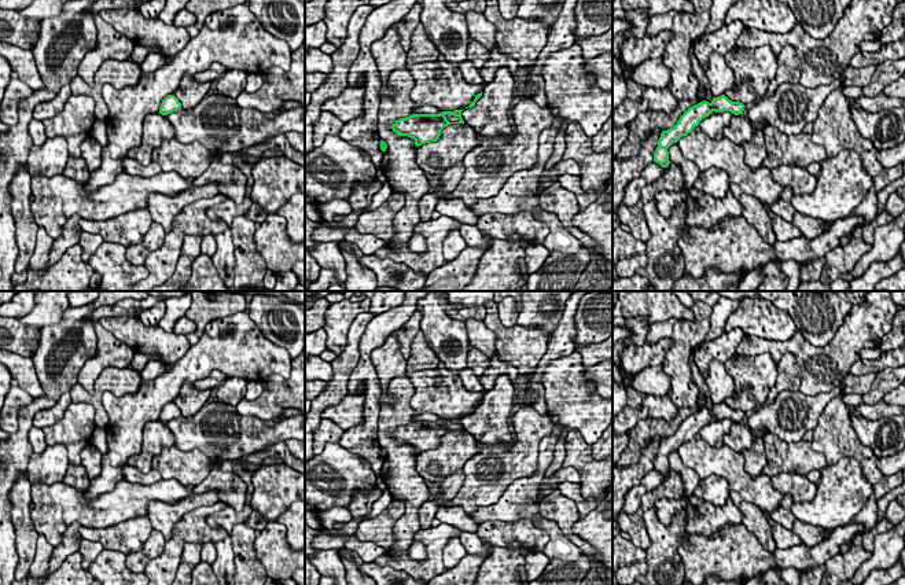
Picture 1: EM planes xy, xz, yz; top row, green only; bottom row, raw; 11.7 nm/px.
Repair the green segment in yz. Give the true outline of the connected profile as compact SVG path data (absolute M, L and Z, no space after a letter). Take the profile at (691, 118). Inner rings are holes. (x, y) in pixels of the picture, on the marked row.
M721 95L718 98L713 98L713 100L709 103L706 100L689 107L677 121L677 124L661 133L661 137L658 140L658 147L654 152L654 162L659 163L662 168L667 168L669 161L669 151L667 148L677 143L683 136L687 136L694 130L695 126L699 125L699 122L709 117L713 111L715 113L724 113L731 111L735 115L743 114L744 104L740 102L732 102L725 95Z

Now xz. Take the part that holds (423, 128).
M463 110L442 111L439 114L412 114L397 119L390 128L398 136L408 136L415 140L415 146L437 141L441 130L450 124L464 124Z

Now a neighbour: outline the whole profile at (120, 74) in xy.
M104 60L93 77L93 85L88 85L78 74L69 84L73 95L87 95L95 100L95 117L96 119L106 121L108 111L104 110L103 85L110 84L115 89L124 89L126 87L136 87L141 78L140 65L132 60Z

